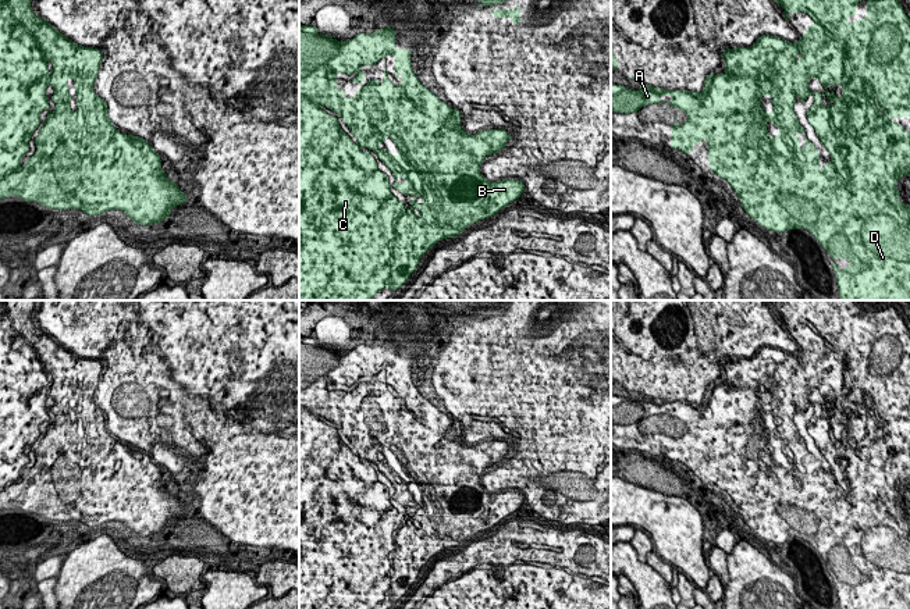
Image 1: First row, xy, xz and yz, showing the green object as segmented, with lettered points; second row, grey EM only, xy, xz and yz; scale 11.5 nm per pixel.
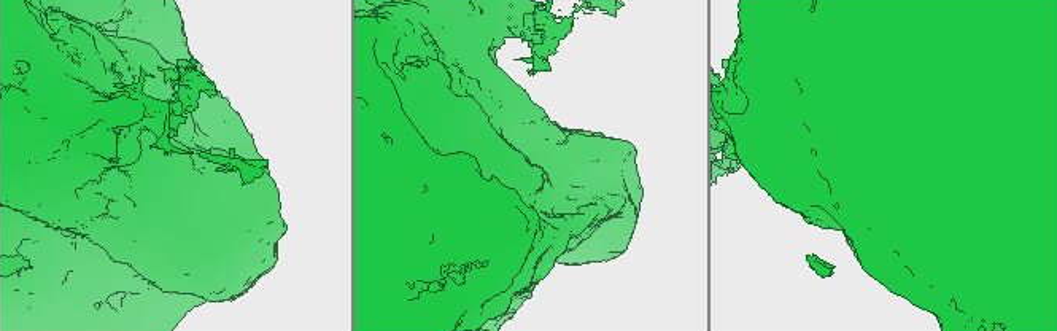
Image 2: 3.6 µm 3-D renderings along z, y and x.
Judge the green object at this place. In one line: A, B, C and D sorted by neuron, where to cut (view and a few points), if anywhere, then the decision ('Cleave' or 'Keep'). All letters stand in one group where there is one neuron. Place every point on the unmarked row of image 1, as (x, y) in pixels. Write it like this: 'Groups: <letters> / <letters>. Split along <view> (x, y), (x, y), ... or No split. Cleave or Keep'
Groups: A B C D. No split. Keep

